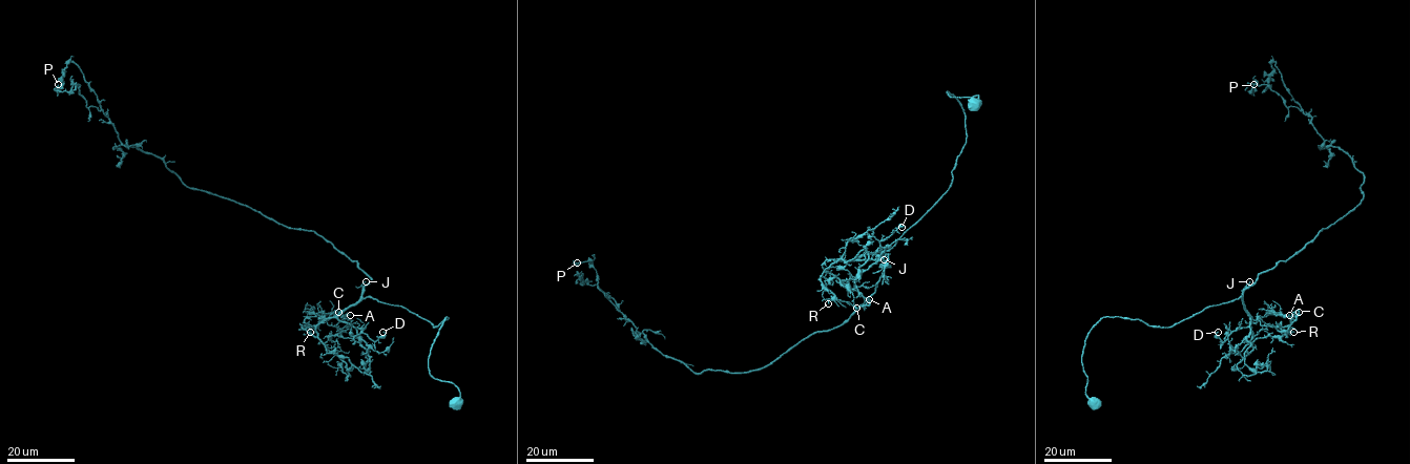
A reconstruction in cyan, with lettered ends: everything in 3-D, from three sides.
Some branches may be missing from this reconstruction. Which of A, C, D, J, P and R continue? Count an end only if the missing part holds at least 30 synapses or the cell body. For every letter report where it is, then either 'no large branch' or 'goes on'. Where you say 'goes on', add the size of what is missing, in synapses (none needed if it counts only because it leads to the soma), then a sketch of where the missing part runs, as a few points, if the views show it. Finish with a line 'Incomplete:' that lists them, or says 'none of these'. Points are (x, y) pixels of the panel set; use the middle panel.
A: at (869, 299); no large branch
C: at (856, 308); no large branch
D: at (902, 227); no large branch
J: at (884, 259); no large branch
P: at (577, 262); no large branch
R: at (828, 303); no large branch
Incomplete: none of these

